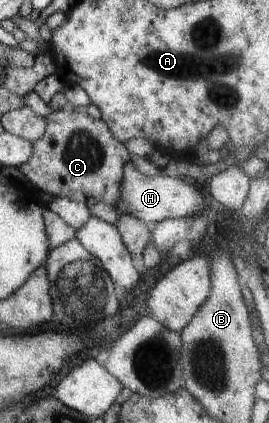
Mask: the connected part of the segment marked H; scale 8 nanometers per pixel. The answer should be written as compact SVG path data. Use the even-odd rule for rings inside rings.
M131 162L124 163L122 178L119 181L118 197L115 202L119 214L131 215L150 226L165 218L181 218L181 216L201 214L207 206L201 192L197 188L189 186L187 182L182 182L181 179L171 176L145 176L145 174L137 172Z

